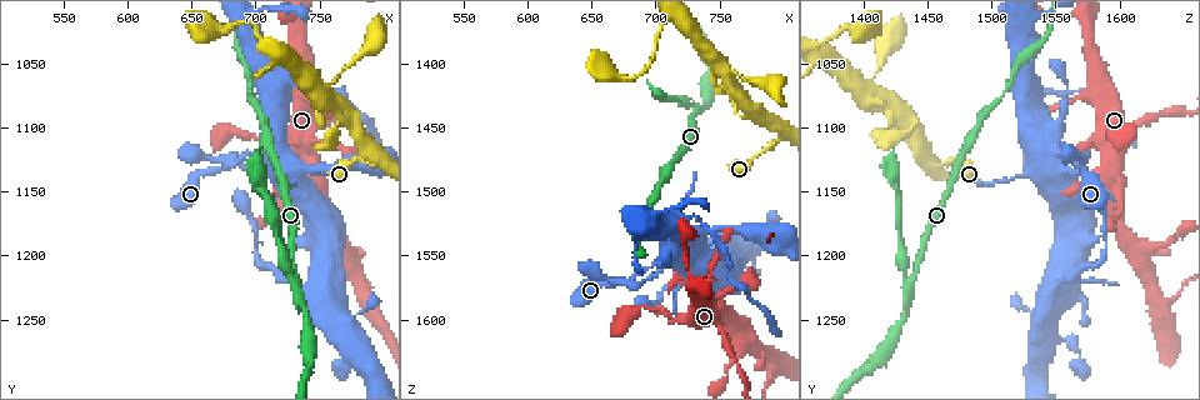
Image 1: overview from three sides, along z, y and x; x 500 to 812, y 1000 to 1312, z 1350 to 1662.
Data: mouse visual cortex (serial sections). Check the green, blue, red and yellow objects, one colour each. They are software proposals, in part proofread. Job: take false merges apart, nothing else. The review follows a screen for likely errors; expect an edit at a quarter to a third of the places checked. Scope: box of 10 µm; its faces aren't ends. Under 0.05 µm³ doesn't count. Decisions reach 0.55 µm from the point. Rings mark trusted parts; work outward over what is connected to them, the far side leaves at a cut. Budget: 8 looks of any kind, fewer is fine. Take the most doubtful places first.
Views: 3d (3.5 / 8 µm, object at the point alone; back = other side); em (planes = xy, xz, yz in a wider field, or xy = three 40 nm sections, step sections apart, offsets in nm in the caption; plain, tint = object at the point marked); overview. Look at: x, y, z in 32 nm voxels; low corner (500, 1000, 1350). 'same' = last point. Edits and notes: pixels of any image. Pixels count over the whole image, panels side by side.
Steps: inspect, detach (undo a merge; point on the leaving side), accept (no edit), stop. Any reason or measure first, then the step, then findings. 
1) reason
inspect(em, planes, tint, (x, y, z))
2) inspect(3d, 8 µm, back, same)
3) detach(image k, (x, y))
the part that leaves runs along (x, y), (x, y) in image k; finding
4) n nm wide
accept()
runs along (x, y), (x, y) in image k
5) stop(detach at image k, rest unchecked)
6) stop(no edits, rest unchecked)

thick turns thin
inspect(3d, 3.5 µm, (682, 1128, 1568))

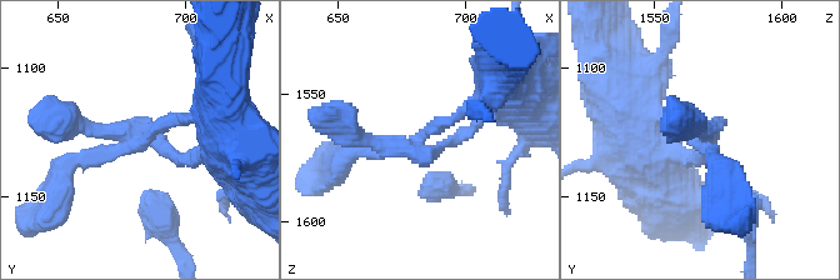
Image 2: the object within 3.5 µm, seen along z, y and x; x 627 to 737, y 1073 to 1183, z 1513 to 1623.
accept()
continuous, no second cell

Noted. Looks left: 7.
three-way junction
inspect(3d, 8 µm, (734, 1218, 1438))

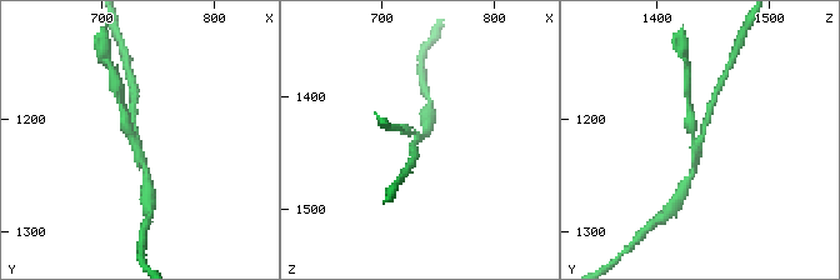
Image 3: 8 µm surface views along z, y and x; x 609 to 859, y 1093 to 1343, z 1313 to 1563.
3 arms; arms of 200, 200, 300 nm; now the EM
inspect(em, xy, step 2, tint, same)

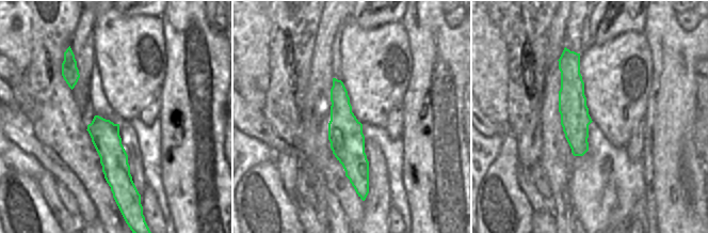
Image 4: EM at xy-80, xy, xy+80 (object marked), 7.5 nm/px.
detach(image 3, (125, 121))
the part that leaves runs along (135, 141), (125, 125), (119, 91) in image 3; two cells meet here

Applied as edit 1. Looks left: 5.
small branch off a trunk
inspect(3d, 3.5 µm, (726, 1066, 1520))

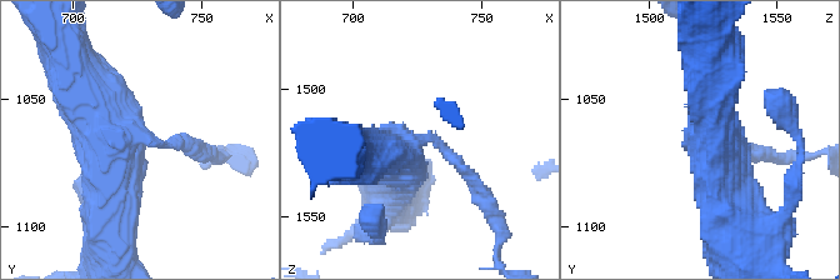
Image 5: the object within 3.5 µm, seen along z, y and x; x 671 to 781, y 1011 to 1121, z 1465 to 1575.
3 arms; arms of 150, 600, 600 nm
inspect(em, xy, step 3, tint, (725, 1065, 1519))

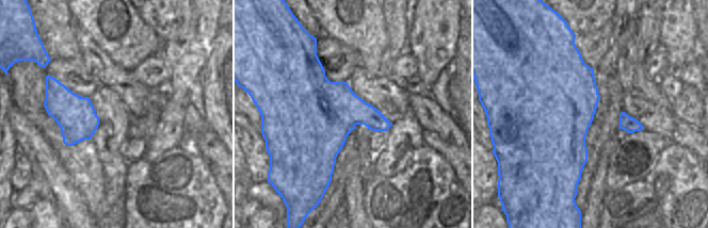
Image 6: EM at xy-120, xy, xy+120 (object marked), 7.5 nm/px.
accept()
runs along (111, 223), (116, 141), (74, 69) in image 5; one cell here

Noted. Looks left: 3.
stop(detach at image 3, rest unchecked)

